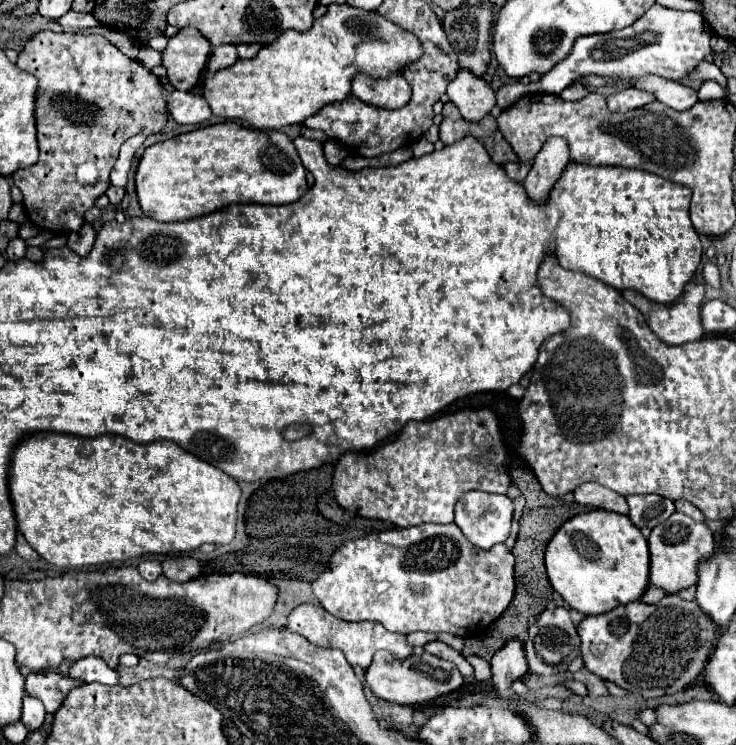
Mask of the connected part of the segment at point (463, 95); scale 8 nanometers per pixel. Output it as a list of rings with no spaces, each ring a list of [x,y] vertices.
[[[460,70],[448,84],[448,98],[458,106],[464,120],[480,122],[496,104],[496,92],[482,78],[468,70]]]

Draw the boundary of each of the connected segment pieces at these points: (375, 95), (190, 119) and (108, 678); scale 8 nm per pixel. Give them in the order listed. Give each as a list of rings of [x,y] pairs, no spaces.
[[[364,74],[356,76],[352,82],[352,92],[362,102],[386,110],[402,108],[410,100],[410,84],[400,74],[382,80],[370,80],[370,76]]]
[[[178,90],[168,98],[168,112],[178,124],[204,124],[212,116],[212,110],[202,96]]]
[[[88,656],[88,658],[74,662],[70,666],[68,674],[82,682],[100,682],[100,684],[108,684],[108,686],[116,686],[120,680],[118,670],[108,668],[108,664],[104,664],[104,660],[100,660],[96,656]]]

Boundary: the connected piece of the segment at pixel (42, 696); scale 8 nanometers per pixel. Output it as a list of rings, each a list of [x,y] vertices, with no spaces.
[[[32,672],[26,676],[26,694],[38,698],[50,714],[60,708],[66,694],[76,686],[80,686],[78,680],[58,672]]]

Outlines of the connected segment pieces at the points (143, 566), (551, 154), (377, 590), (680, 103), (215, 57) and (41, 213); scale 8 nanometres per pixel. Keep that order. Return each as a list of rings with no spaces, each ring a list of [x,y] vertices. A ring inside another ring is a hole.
[[[142,560],[140,566],[138,566],[138,572],[140,572],[140,576],[144,580],[152,582],[152,580],[156,580],[162,574],[162,566],[160,566],[158,560]]]
[[[550,138],[538,152],[536,160],[532,162],[532,170],[524,180],[528,198],[532,202],[546,202],[554,182],[560,178],[568,162],[568,144],[562,138]]]
[[[420,524],[342,544],[334,552],[332,564],[318,576],[312,588],[320,604],[332,616],[348,622],[378,620],[390,632],[450,632],[460,638],[468,638],[484,632],[512,602],[514,556],[504,544],[496,544],[490,550],[472,546],[456,524]]]
[[[662,76],[632,78],[630,86],[652,92],[656,96],[656,100],[670,106],[672,110],[688,110],[688,108],[692,108],[692,104],[698,102],[698,94],[692,86],[686,86],[682,82],[672,82]]]
[[[226,44],[226,46],[218,46],[212,50],[212,56],[208,60],[208,72],[214,74],[220,68],[228,68],[238,60],[236,56],[236,46],[234,44]]]
[[[36,32],[18,56],[16,66],[38,78],[36,92],[36,132],[40,160],[12,176],[12,182],[24,194],[28,218],[40,230],[52,234],[78,232],[84,224],[84,212],[94,206],[94,200],[110,186],[110,172],[118,160],[120,146],[134,134],[156,134],[166,126],[166,96],[160,80],[140,62],[124,56],[112,42],[100,34],[80,32]]]

